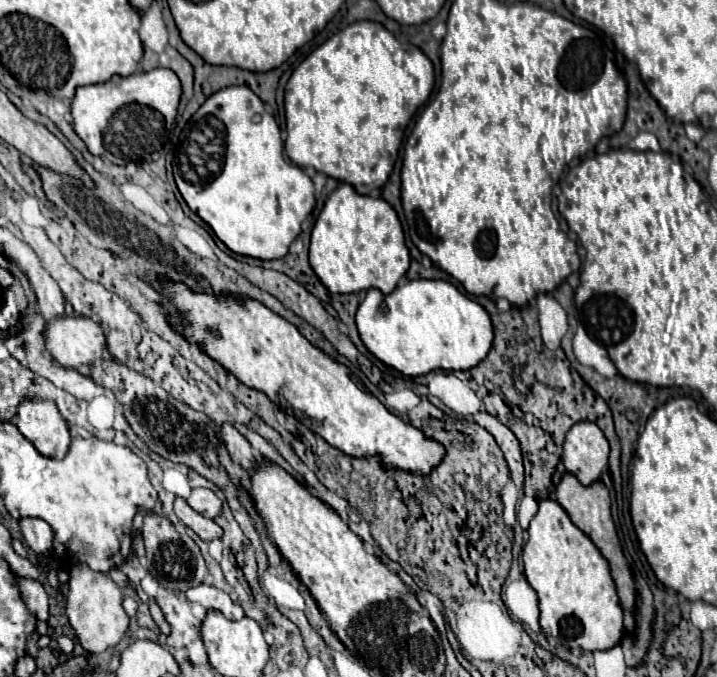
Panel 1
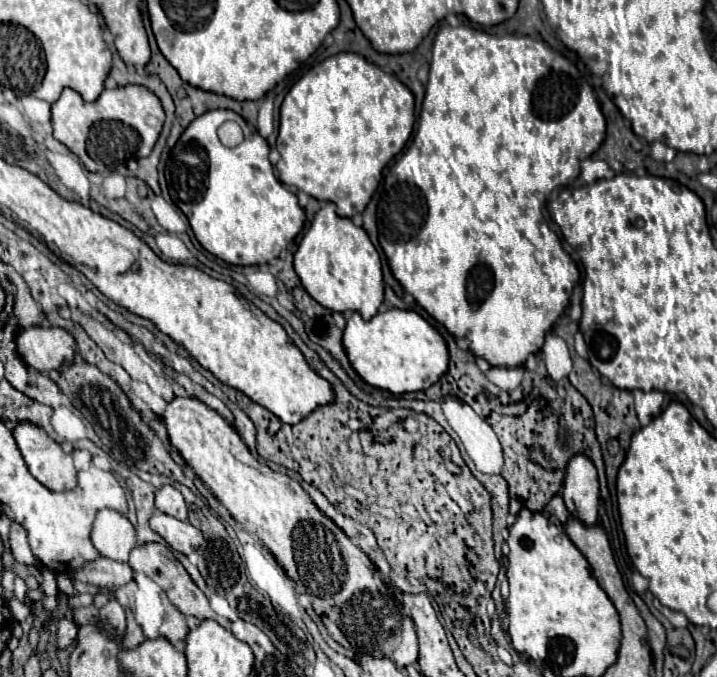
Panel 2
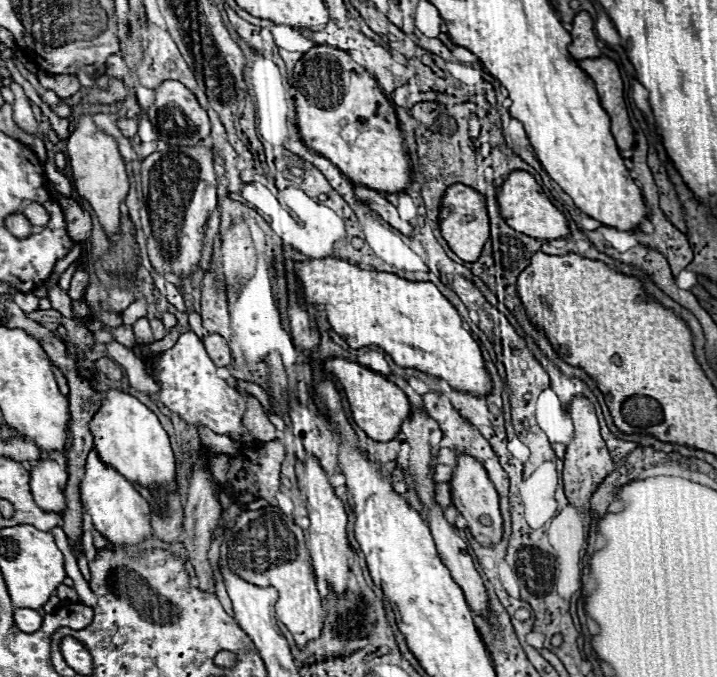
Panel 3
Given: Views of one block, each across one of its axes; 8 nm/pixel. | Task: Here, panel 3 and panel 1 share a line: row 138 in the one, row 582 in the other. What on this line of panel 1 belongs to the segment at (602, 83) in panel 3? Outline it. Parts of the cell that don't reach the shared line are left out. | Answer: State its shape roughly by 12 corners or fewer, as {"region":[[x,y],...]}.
{"region":[[566,472],[558,504],[610,562],[620,604],[636,592],[616,534],[606,486]]}

